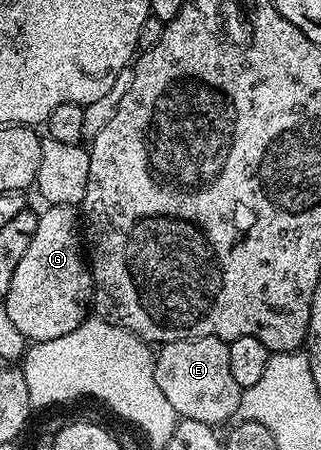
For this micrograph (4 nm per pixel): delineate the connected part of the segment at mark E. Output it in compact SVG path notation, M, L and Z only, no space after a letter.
M205 336L162 343L155 354L155 379L157 388L161 388L165 400L173 404L180 419L197 420L219 428L222 422L230 423L230 418L234 419L239 413L243 390L237 380L233 380L233 371L229 368L229 345L221 338Z

